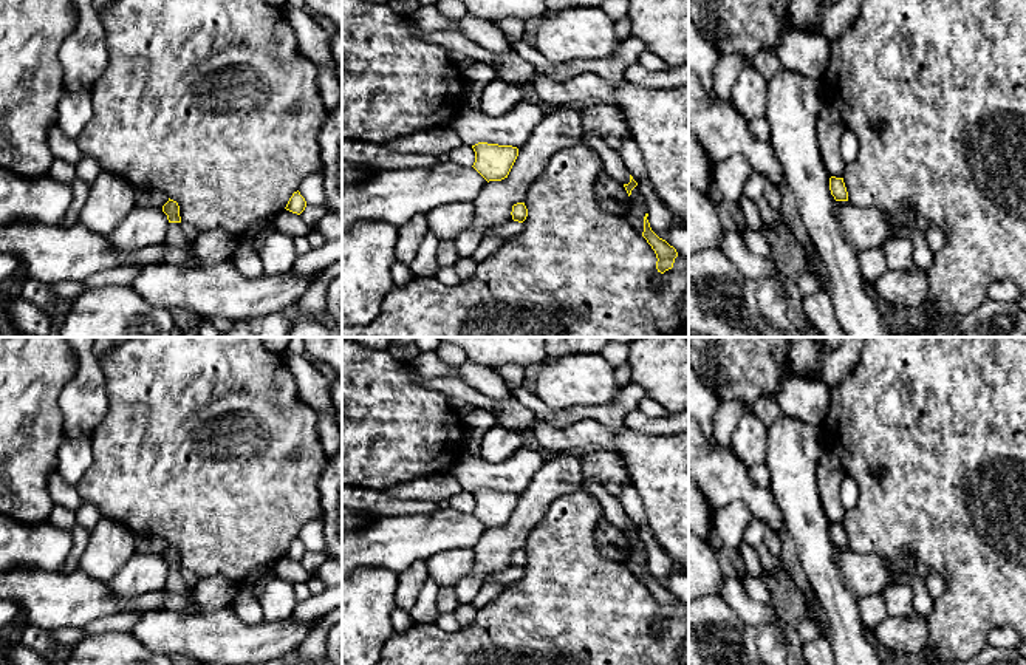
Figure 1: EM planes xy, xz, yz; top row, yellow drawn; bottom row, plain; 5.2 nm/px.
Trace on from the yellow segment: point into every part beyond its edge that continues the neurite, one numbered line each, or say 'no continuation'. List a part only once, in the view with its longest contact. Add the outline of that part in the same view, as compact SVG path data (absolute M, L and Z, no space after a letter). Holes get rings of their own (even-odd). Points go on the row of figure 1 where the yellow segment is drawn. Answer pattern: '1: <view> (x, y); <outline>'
1: xy (177, 243); M169 223L164 243L167 244L167 255L164 261L186 266L186 247L189 240L181 232L181 223Z

